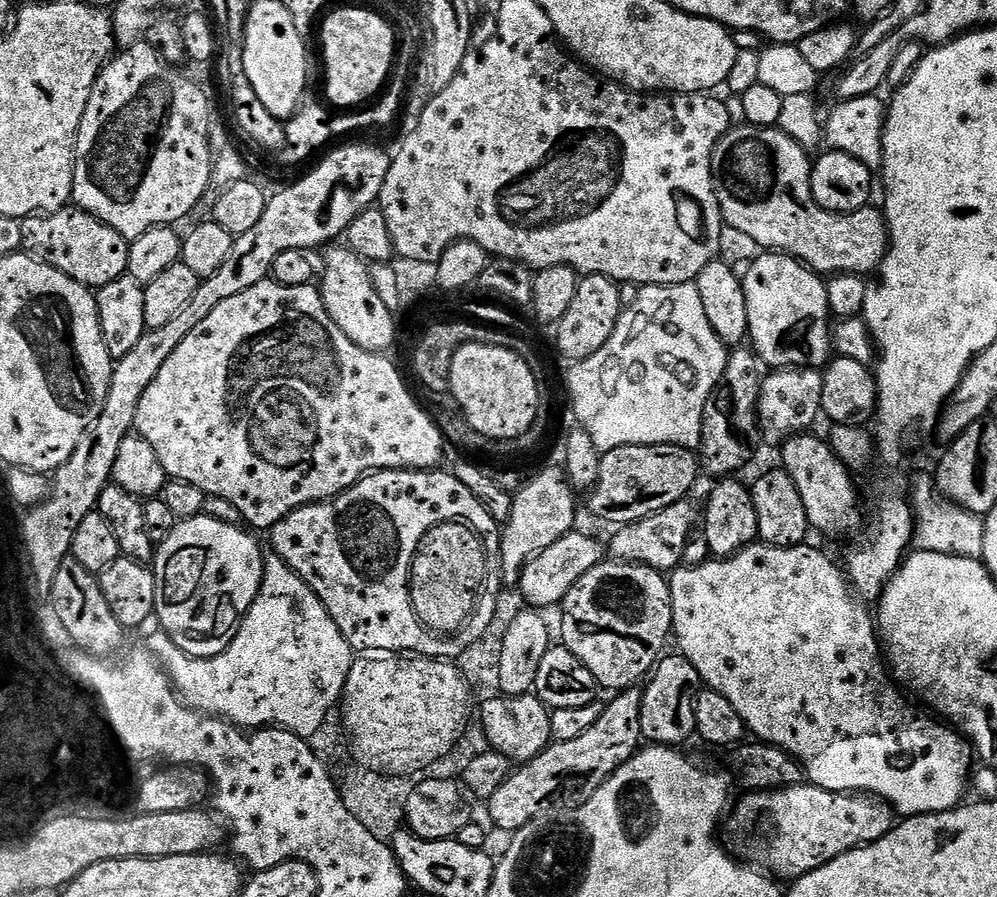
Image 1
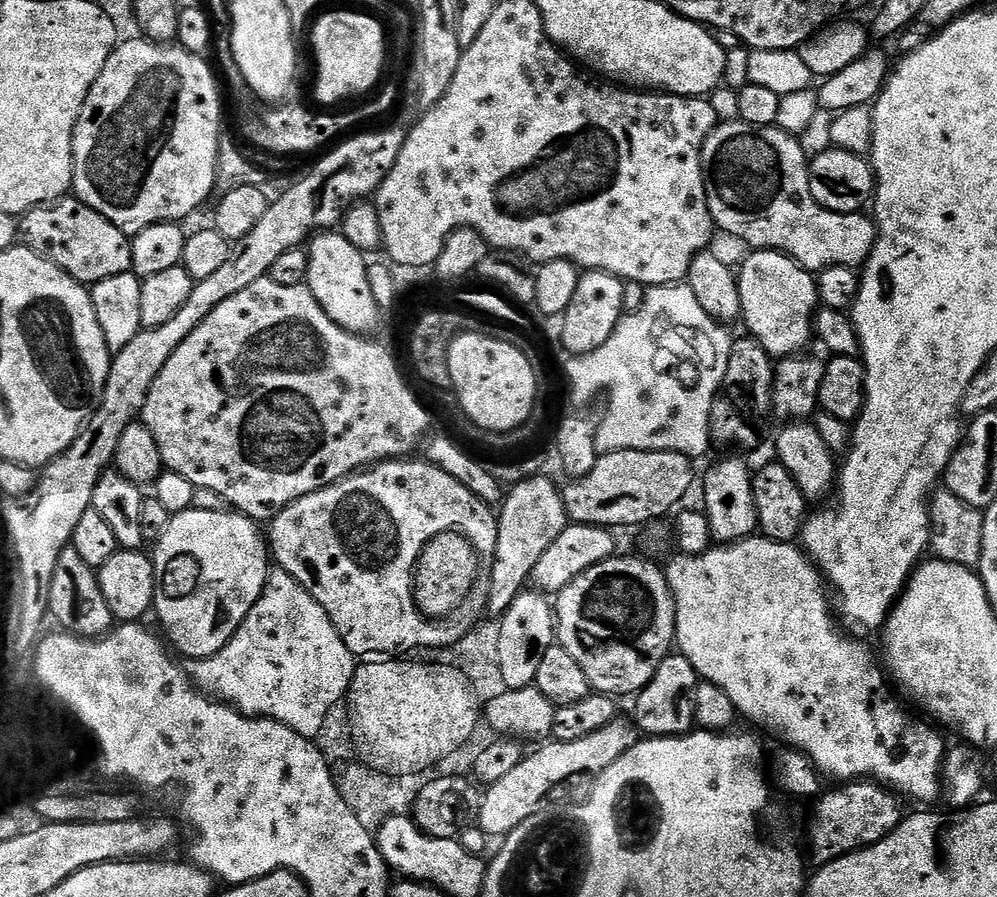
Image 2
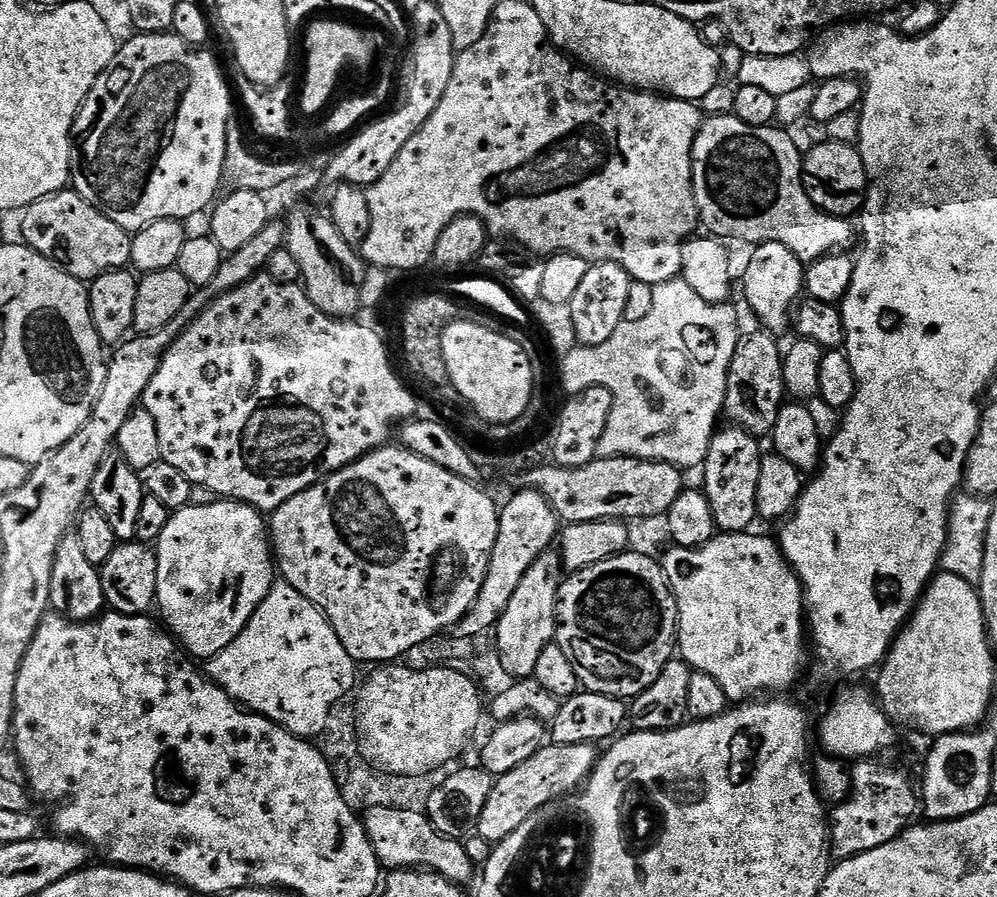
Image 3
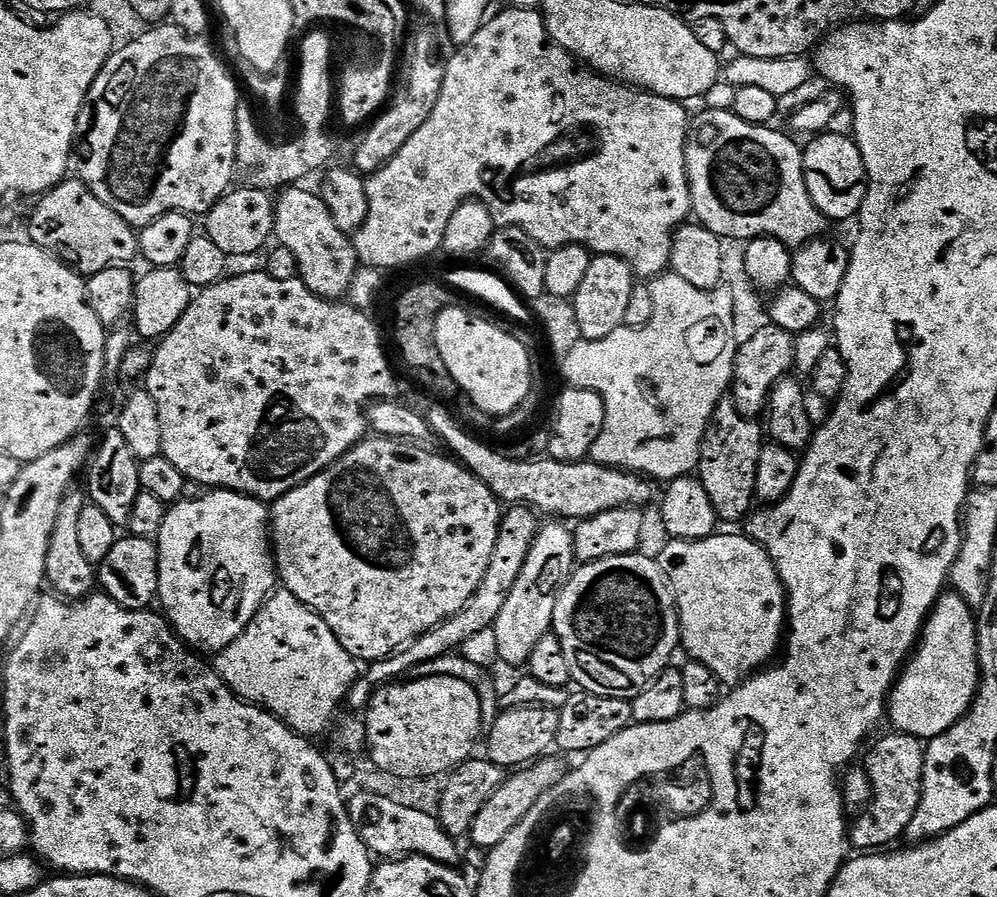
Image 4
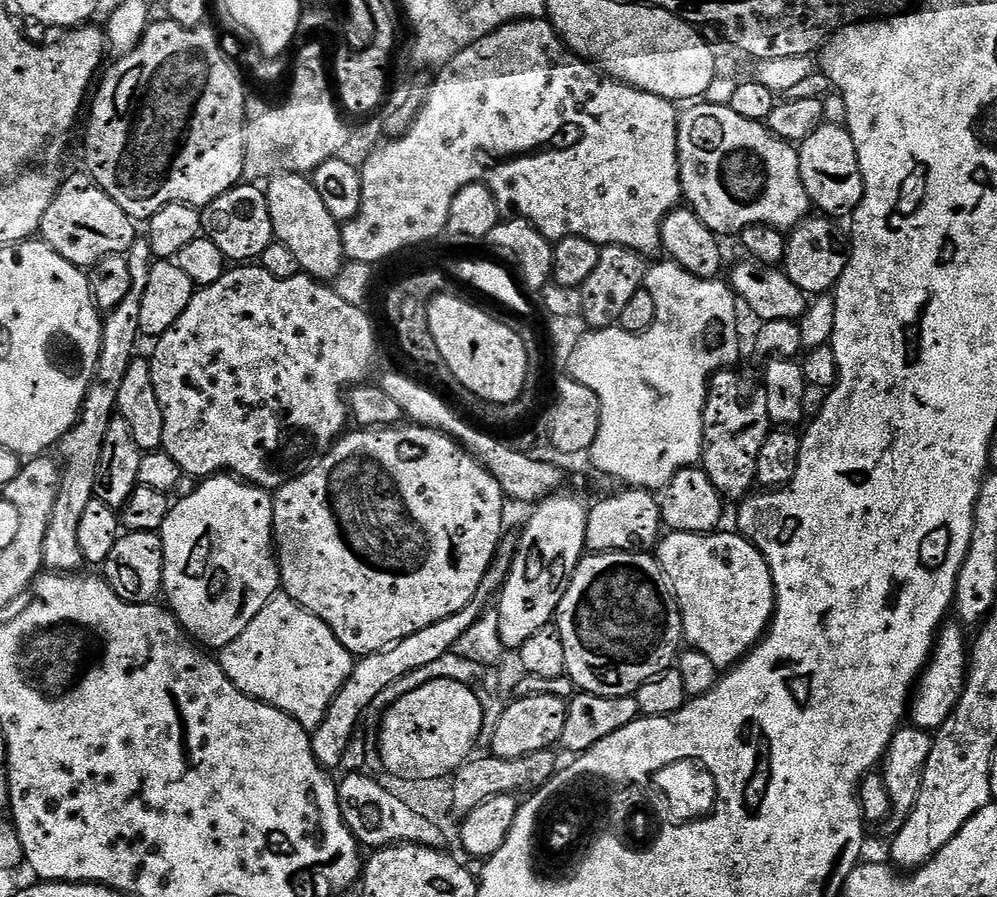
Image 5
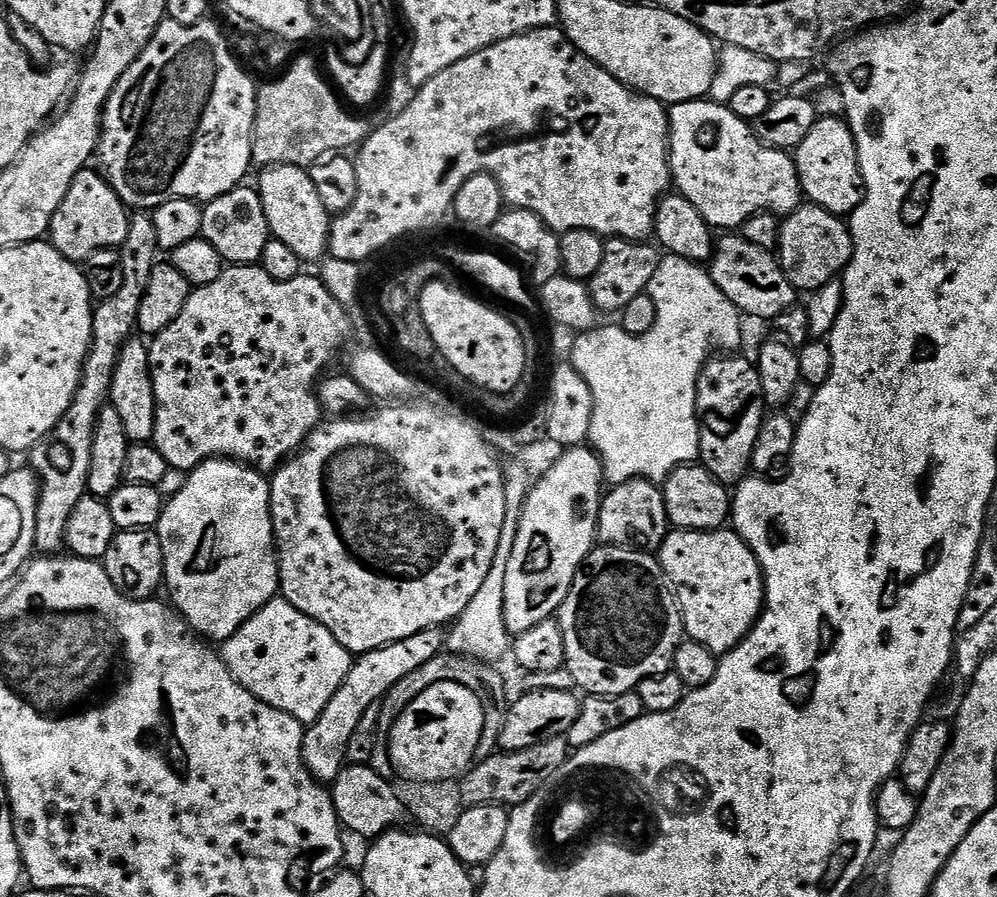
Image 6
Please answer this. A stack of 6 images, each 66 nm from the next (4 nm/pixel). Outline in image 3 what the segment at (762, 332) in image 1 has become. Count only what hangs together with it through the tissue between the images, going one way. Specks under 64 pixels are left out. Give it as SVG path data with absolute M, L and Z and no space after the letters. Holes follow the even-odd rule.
M778 242L757 244L751 252L752 257L744 268L744 296L753 314L764 323L761 325L773 334L780 334L787 324L789 327L790 313L805 291L805 261L798 259Z

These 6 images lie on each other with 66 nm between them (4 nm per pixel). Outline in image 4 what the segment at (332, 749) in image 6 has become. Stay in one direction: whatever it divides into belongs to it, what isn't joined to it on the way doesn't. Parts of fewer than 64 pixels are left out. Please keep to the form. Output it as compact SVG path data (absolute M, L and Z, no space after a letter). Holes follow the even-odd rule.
M527 506L509 507L507 509L507 511L505 511L503 513L503 515L501 515L501 517L500 517L500 529L498 530L498 542L494 542L494 554L490 554L490 566L486 566L486 578L482 582L482 586L478 586L478 590L470 598L470 602L466 602L466 606L458 614L454 614L453 616L446 617L444 619L444 621L441 624L439 624L438 626L434 626L428 632L423 632L422 635L420 635L420 637L418 637L417 640L413 640L412 643L409 644L407 648L400 649L399 652L395 652L393 656L388 656L385 660L377 660L375 662L369 663L367 665L368 673L366 673L365 676L363 673L363 675L361 675L359 677L359 679L357 679L356 683L353 684L352 689L350 689L350 691L348 692L348 698L346 701L347 707L349 707L349 706L352 707L352 710L367 709L367 707L371 701L373 691L377 686L383 686L386 684L390 684L390 683L399 681L401 678L407 677L409 675L409 673L411 673L413 671L414 668L418 667L418 665L420 665L422 663L426 663L426 662L433 662L434 659L442 658L443 656L447 655L448 653L455 653L458 649L460 649L460 647L462 647L462 645L464 643L466 643L469 640L469 638L471 638L473 636L473 634L479 634L479 632L481 630L486 630L487 628L493 627L493 625L495 625L495 623L496 623L496 619L498 618L498 614L502 614L502 606L506 606L506 598L510 594L510 590L514 586L514 582L518 578L518 574L520 573L520 571L522 570L522 566L526 562L526 554L530 554L530 550L532 549L532 544L536 540L536 534L537 534L537 532L540 531L540 529L542 527L541 521L538 522L538 521L536 521L536 519L538 519L537 513L535 511L533 511L533 509L531 509Z

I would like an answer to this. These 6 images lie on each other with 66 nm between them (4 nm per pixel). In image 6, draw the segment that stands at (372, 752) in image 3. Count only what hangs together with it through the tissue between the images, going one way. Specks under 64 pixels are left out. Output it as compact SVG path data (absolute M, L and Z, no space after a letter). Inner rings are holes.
M438 682L414 698L388 732L389 756L395 775L418 784L455 781L472 767L482 735L482 703L458 682Z

